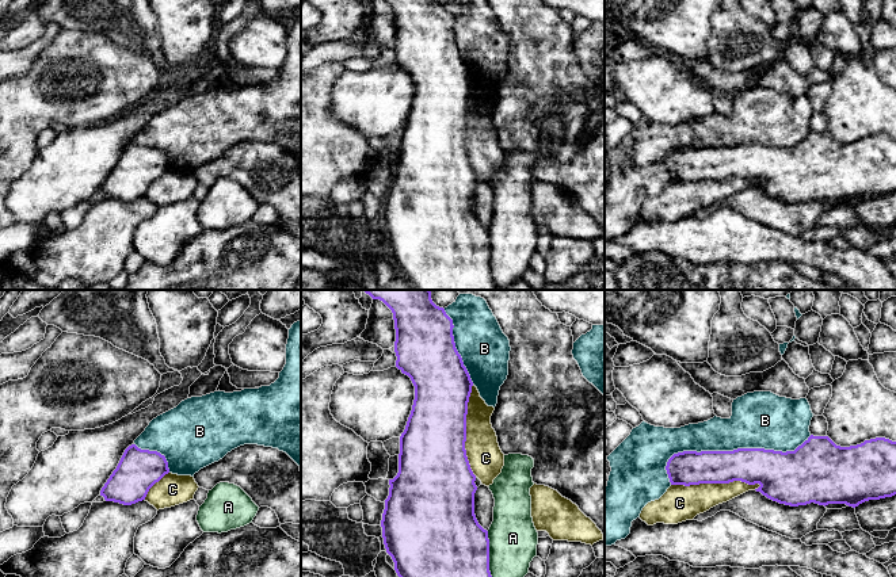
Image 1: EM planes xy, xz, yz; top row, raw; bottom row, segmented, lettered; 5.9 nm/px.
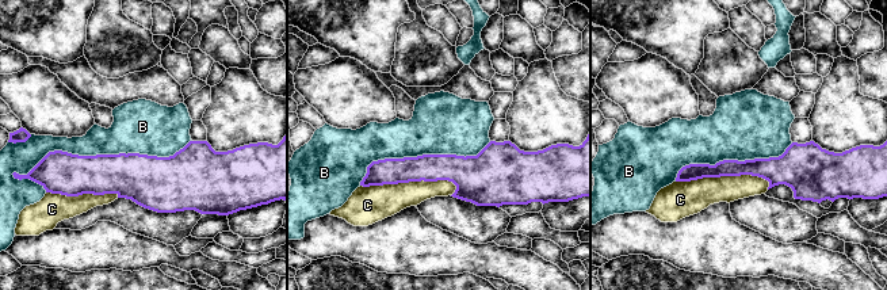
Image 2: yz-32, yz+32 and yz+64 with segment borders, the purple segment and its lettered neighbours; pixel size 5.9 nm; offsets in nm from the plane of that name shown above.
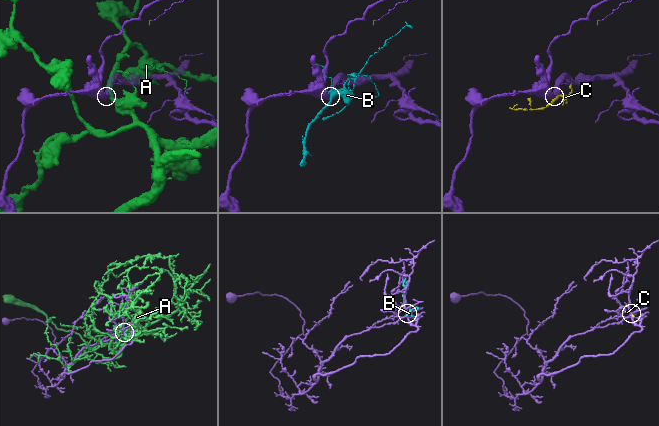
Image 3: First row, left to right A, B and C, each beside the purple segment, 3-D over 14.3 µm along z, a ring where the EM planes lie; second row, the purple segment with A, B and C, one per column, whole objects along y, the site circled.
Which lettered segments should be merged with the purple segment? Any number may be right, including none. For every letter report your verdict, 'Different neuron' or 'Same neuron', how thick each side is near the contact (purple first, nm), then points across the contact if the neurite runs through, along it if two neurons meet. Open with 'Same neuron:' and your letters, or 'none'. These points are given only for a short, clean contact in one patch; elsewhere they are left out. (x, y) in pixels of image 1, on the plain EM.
Same neuron: none
A: Different neuron. Thickness 500 nm (purple) against 280 nm
B: Different neuron. Thickness 220 nm (purple) against 340 nm
C: Different neuron. Thickness 220 nm (purple) against 220 nm

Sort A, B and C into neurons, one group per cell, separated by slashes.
A / B / C

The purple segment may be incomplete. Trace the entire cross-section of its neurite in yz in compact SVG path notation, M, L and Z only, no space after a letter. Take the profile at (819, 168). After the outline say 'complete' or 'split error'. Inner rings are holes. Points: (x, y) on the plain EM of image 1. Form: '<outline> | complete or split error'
M811 131L794 148L737 145L733 148L683 148L674 150L666 163L671 181L729 180L741 177L759 180L755 186L779 200L798 203L846 200L858 203L869 196L896 191L896 138L885 134L840 144L828 133Z | complete

